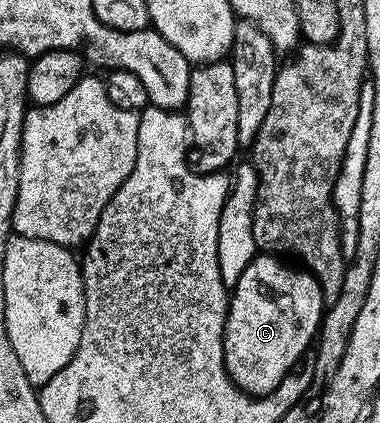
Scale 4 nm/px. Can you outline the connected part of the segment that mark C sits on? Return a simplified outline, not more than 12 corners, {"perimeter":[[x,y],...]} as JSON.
{"perimeter":[[259,255],[229,297],[225,363],[268,397],[316,344],[313,274]]}

